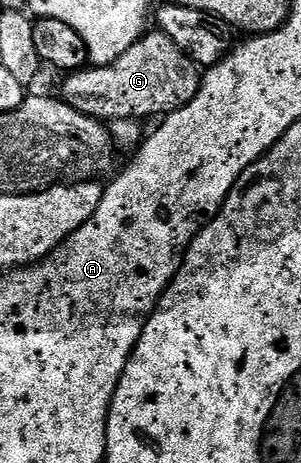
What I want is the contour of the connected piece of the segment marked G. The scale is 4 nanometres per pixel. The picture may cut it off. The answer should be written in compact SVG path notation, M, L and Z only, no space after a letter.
M160 31L146 32L119 59L110 65L86 67L73 71L61 85L60 96L83 115L102 123L131 121L141 117L164 118L179 111L201 90L202 70L167 35Z

